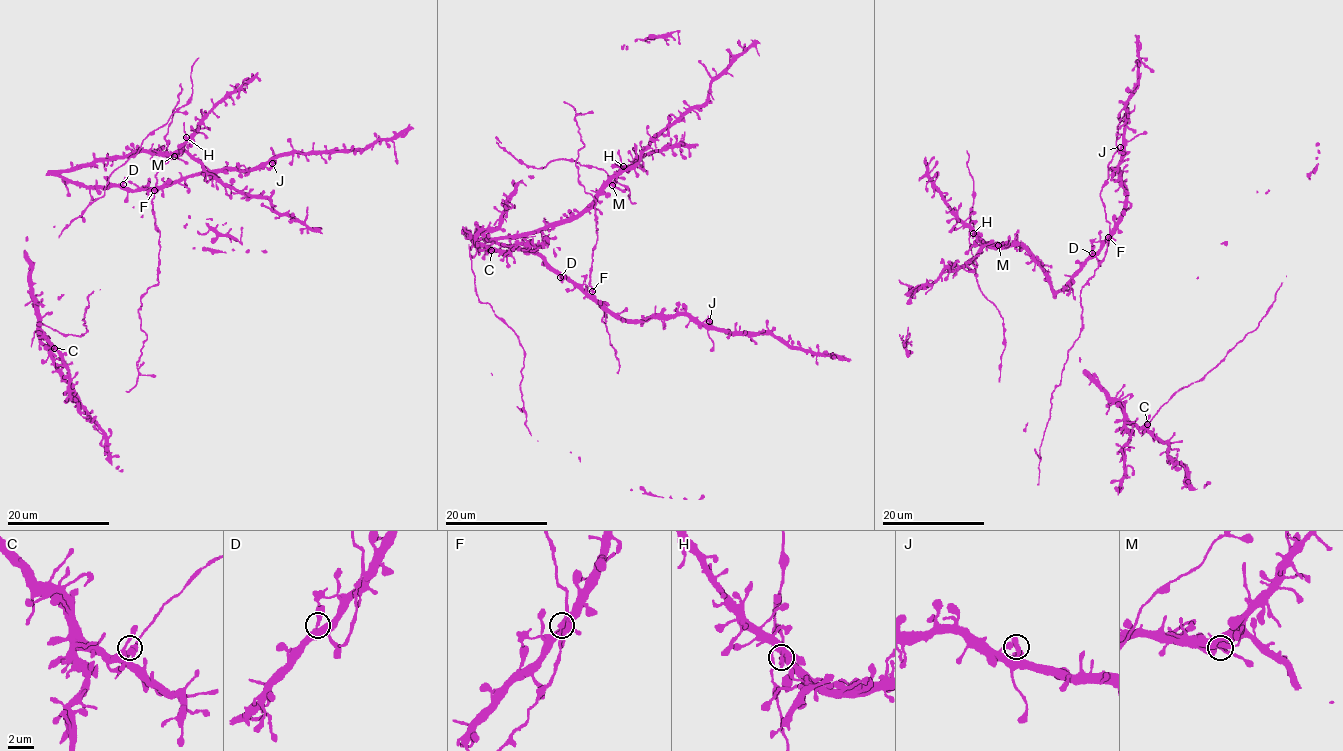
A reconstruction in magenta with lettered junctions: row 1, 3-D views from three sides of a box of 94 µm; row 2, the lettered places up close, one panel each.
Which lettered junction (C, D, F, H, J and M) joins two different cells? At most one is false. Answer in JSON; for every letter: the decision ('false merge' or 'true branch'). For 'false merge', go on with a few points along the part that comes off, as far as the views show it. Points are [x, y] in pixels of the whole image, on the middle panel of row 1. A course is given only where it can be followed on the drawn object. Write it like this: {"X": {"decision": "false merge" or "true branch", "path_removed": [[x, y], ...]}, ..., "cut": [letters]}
{"C": {"decision": "true branch"}, "D": {"decision": "true branch"}, "F": {"decision": "true branch"}, "H": {"decision": "true branch"}, "J": {"decision": "true branch"}, "M": {"decision": "true branch"}, "cut": []}

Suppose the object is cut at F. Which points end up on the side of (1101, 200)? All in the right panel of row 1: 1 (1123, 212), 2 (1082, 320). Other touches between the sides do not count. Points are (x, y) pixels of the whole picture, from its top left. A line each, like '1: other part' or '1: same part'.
1: other part
2: same part

